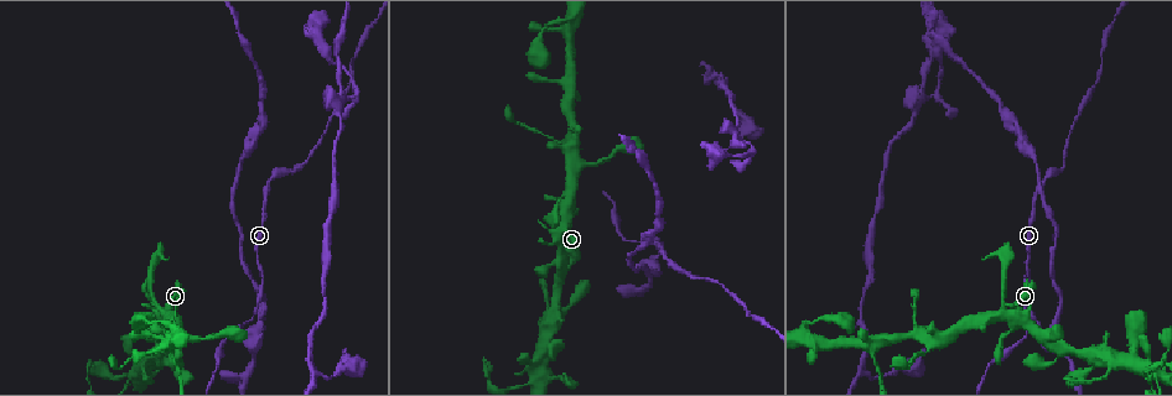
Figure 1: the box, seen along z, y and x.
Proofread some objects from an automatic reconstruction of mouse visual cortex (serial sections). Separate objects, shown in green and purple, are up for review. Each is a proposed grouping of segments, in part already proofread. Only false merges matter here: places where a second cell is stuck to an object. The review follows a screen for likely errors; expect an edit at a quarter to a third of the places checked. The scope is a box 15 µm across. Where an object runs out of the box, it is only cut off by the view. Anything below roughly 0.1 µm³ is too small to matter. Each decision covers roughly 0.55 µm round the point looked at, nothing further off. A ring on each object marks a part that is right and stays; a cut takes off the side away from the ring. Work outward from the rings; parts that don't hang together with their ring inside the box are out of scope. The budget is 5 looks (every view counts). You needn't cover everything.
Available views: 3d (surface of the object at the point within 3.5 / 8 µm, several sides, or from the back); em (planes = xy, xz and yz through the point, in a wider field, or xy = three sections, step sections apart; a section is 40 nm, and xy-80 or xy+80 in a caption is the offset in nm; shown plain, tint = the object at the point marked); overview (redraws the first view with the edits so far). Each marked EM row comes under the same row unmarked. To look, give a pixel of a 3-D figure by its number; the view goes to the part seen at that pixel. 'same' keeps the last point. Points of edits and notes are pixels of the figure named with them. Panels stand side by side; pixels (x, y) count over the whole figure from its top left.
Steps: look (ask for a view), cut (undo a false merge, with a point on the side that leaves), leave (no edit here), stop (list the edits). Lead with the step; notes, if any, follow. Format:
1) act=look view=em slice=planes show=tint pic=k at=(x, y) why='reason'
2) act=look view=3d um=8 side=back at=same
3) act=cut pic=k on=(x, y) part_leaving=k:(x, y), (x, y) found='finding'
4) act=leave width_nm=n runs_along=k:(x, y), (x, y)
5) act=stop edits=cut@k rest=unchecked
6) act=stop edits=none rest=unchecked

act=look view=3d um=8 pic=1 at=(263, 296) why='arms run side by side'

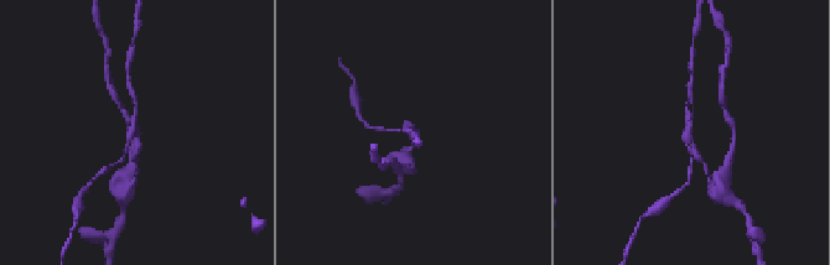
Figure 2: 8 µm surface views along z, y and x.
act=look view=em slice=xy step=1 show=tint pic=2 at=(690, 128) why='need the tissue'

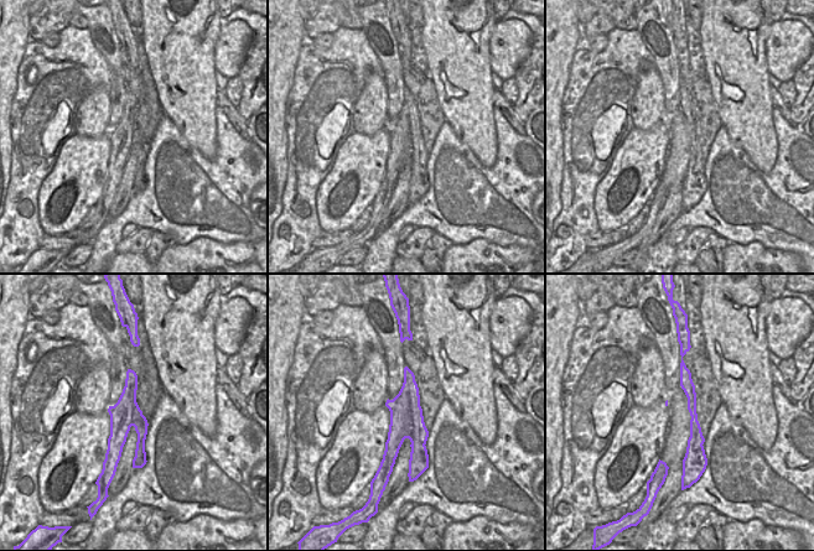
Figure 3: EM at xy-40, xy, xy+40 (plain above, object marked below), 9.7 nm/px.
act=cut pic=2 on=(133, 157) border=3:(403, 383), (409, 396), (411, 441) found='a second cell is stuck on'

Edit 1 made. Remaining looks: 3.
act=look view=3d um=3.5 pic=1 at=(1002, 305) why='thick turns thin'

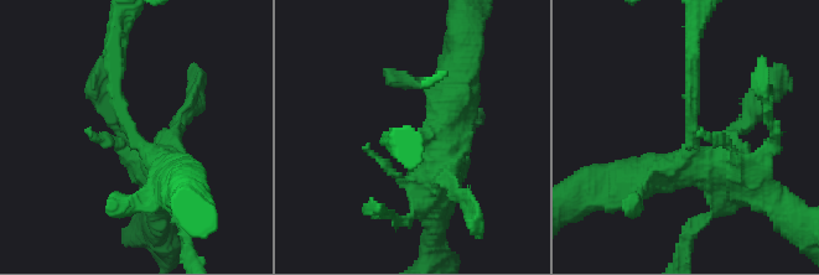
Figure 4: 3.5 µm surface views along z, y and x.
act=look view=em slice=xy step=5 show=tint pic=4 at=(141, 144)

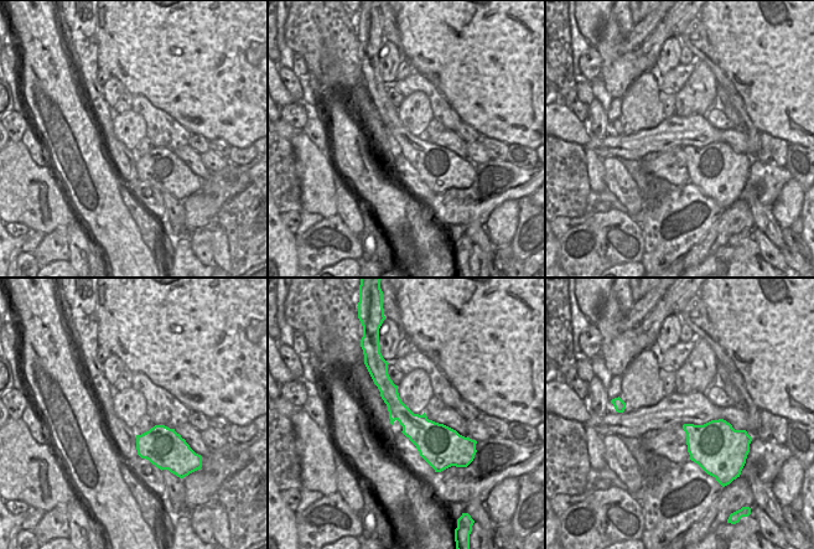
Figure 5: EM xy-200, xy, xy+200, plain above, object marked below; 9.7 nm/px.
act=look view=em slice=xy step=2 show=tint at=same why='another direction'

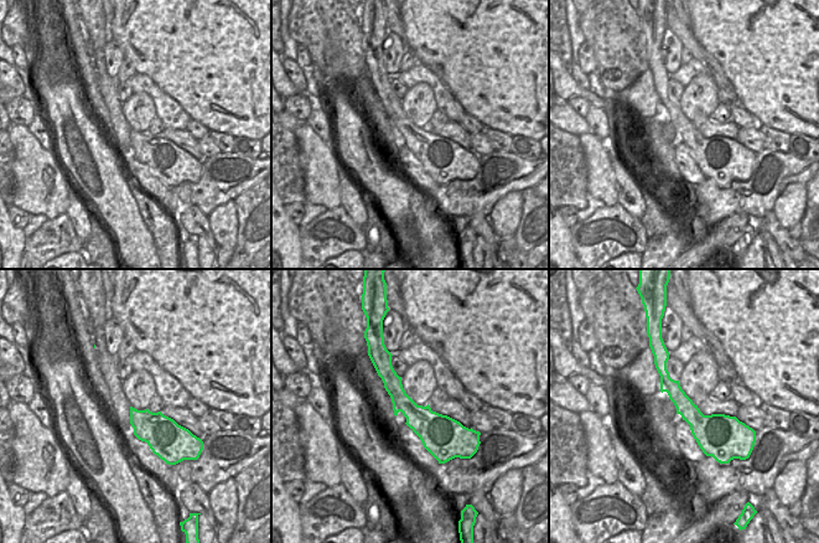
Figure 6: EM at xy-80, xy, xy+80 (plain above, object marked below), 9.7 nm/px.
act=leave found='all the same cell'

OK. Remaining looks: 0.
act=stop edits=cut@2 rest=unchecked

